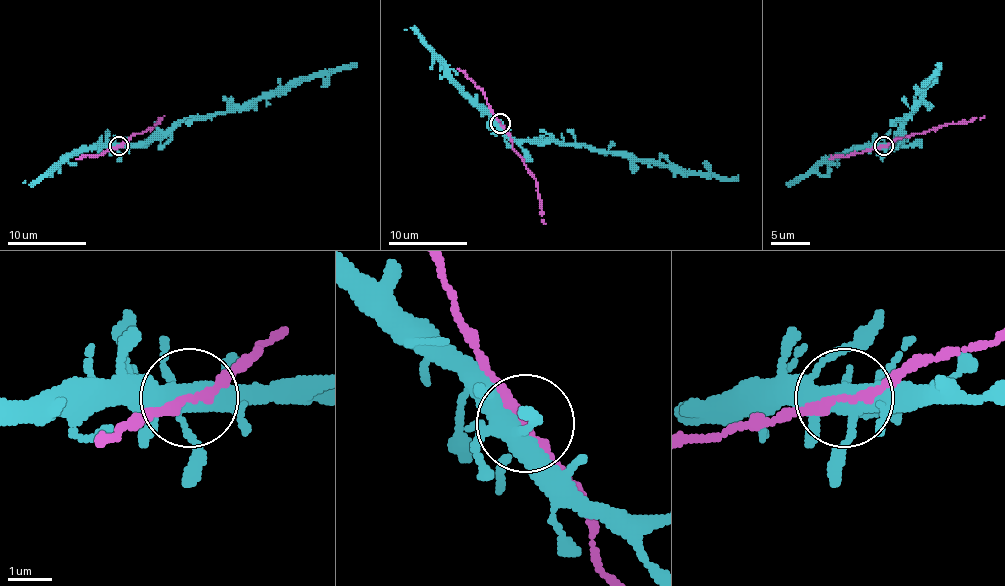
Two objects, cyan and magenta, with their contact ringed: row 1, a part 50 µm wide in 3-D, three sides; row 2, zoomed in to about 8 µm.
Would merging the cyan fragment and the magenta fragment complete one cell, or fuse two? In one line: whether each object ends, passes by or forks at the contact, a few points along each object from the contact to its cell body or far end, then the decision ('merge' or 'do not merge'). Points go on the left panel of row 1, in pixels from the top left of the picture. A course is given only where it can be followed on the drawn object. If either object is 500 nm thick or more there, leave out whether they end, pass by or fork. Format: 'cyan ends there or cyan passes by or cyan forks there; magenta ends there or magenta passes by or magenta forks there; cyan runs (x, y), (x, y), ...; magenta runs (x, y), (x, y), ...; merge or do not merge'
cyan forks there; magenta passes by; cyan runs (119, 145), (160, 139), (182, 122), (248, 110), (258, 100), (270, 98), (303, 80), (350, 69), (356, 63); magenta runs (119, 145), (154, 125), (164, 116); merge

